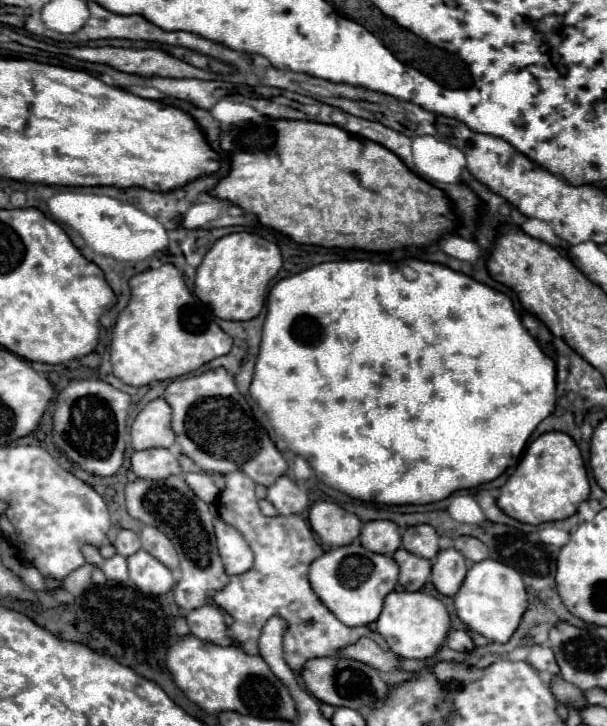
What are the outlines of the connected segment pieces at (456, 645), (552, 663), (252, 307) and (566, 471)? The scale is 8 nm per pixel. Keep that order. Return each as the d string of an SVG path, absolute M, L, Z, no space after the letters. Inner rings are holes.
M450 630L448 638L446 638L446 644L452 648L452 650L472 650L474 648L474 642L472 638L468 636L468 632L464 630Z
M534 644L528 654L528 664L532 664L536 670L546 670L550 674L558 674L558 664L554 658L554 652L548 646Z
M238 232L214 242L196 270L194 294L222 320L252 320L260 314L268 282L282 266L280 248L262 236Z
M546 432L526 448L516 472L500 488L498 506L520 522L544 524L570 518L588 494L590 484L586 466L574 440L564 432Z

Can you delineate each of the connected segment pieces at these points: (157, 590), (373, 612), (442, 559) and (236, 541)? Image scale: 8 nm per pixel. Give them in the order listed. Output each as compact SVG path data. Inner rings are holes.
M144 550L128 556L128 574L136 588L154 596L166 594L176 584L174 574Z
M352 542L348 546L332 548L314 560L310 566L310 584L342 624L366 626L380 616L384 598L396 588L398 564L392 556L368 552L360 542Z
M454 548L440 550L432 564L432 584L444 596L454 596L468 572L466 560Z
M218 518L214 526L216 526L216 544L218 544L224 570L230 576L250 570L254 562L254 554L246 544L246 540L242 538L242 534L230 524L226 524L222 518Z

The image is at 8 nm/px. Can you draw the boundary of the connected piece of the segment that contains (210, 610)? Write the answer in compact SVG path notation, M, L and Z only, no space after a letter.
M206 604L204 608L194 608L190 614L190 632L206 642L214 644L236 644L228 638L226 634L226 622L224 622L224 612L218 606Z

